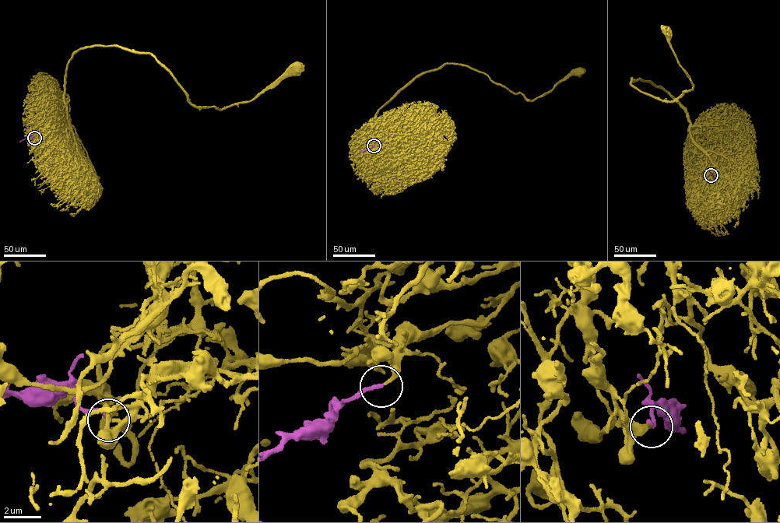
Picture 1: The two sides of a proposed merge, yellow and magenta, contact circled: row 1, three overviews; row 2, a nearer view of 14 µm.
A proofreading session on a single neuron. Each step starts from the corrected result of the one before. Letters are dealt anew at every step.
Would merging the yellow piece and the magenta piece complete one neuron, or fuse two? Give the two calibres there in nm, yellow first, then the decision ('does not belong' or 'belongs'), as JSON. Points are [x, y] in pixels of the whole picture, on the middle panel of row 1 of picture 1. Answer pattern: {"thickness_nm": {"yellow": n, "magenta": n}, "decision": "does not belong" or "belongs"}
{"thickness_nm": {"yellow": 240, "magenta": 200}, "decision": "belongs"}

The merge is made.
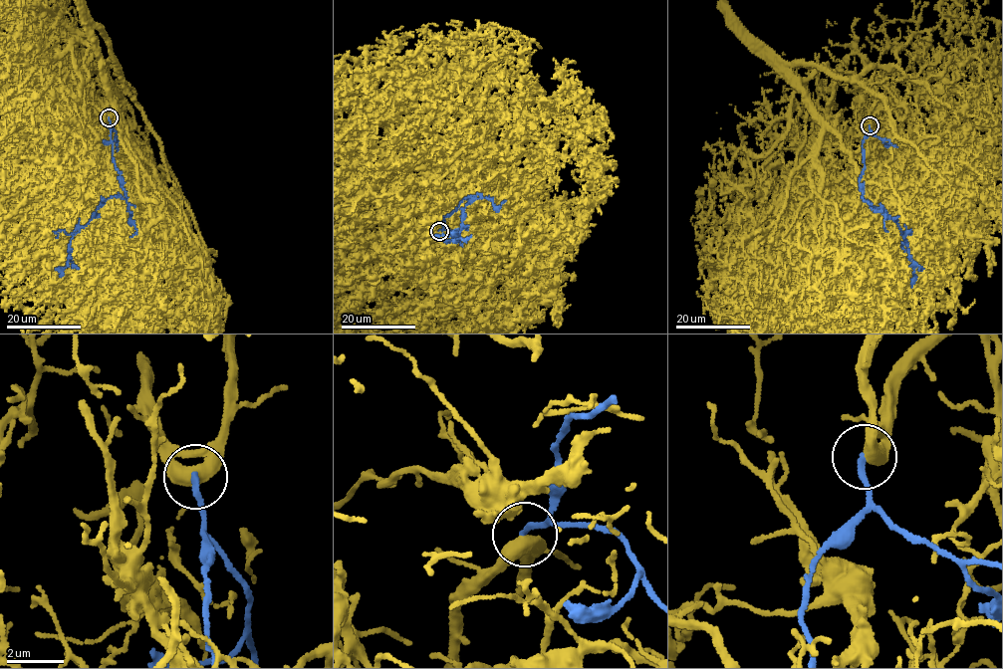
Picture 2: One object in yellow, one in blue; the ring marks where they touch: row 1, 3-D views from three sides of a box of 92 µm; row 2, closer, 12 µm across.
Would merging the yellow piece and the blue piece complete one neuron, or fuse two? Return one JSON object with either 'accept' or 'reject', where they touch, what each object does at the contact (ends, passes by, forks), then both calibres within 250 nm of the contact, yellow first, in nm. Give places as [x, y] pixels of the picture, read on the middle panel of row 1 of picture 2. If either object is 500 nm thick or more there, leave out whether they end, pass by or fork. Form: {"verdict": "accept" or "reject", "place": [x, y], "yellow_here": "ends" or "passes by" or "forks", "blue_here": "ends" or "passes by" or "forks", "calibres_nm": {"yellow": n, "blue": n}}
{"verdict": "reject", "place": [439, 231], "calibres_nm": {"yellow": 650, "blue": 200}}

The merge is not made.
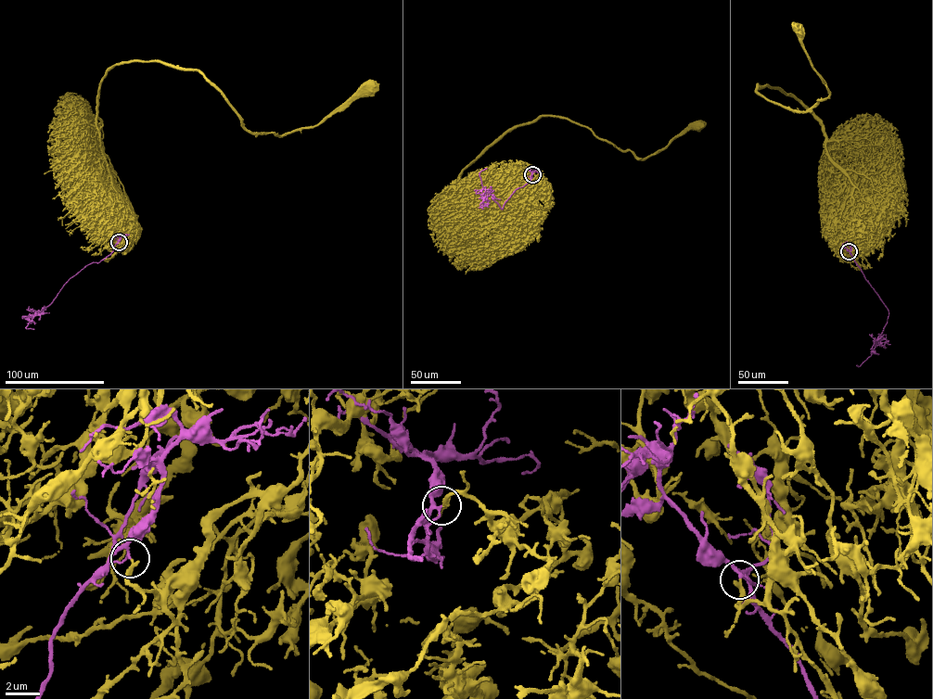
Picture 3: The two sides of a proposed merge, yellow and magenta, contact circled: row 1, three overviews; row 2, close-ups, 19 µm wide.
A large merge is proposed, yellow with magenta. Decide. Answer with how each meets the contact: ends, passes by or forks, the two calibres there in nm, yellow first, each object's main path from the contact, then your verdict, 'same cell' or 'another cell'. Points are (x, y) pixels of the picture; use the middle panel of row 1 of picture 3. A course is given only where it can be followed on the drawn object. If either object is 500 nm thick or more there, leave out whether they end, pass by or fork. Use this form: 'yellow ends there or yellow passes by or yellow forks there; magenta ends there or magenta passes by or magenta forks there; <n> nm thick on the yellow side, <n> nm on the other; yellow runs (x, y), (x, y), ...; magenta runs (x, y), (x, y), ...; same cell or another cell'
yellow ends there; magenta forks there; 240 nm thick on the yellow side, 130 nm on the other; yellow runs (532, 174), (536, 185), (502, 205), (461, 201), (454, 186), (508, 132), (542, 116), (645, 158), (696, 125); magenta runs (532, 174), (527, 184), (515, 190), (502, 209), (481, 184), (479, 172), (486, 168); another cell

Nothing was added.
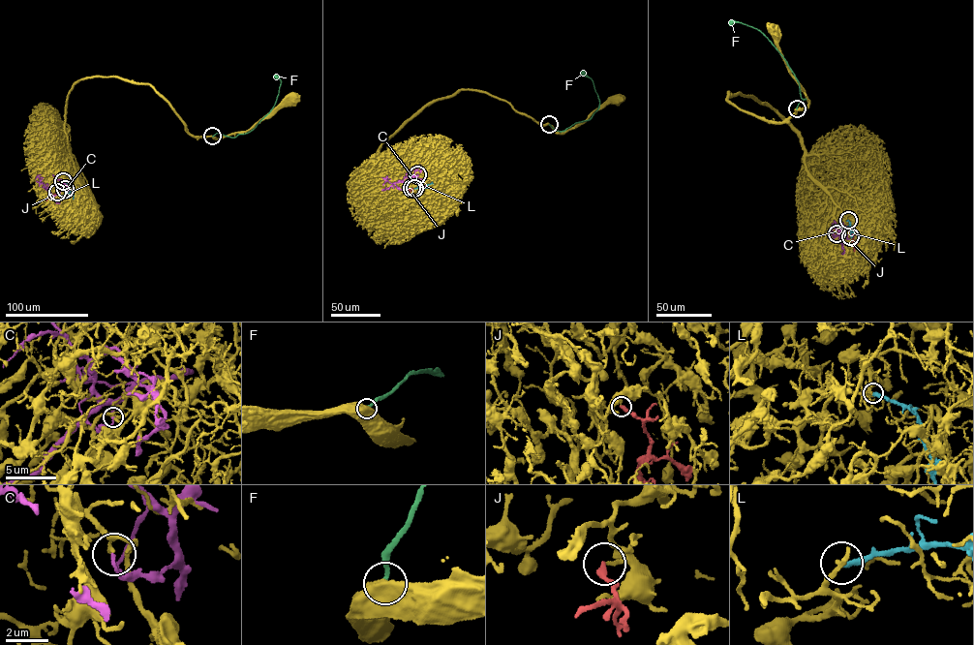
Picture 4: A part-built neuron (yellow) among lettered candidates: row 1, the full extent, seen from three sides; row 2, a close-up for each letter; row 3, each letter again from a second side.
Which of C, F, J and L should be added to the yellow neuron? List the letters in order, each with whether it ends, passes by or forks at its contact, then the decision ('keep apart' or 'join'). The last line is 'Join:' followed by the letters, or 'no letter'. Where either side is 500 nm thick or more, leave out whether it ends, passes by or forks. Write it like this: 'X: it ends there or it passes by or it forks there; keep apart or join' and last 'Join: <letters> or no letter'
C: it ends there; keep apart
F: keep apart
J: it ends there; join
L: it ends there; keep apart
Join: J

